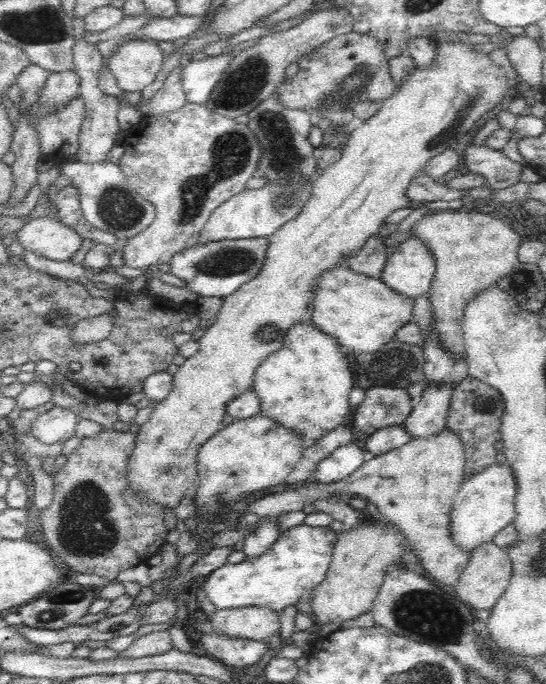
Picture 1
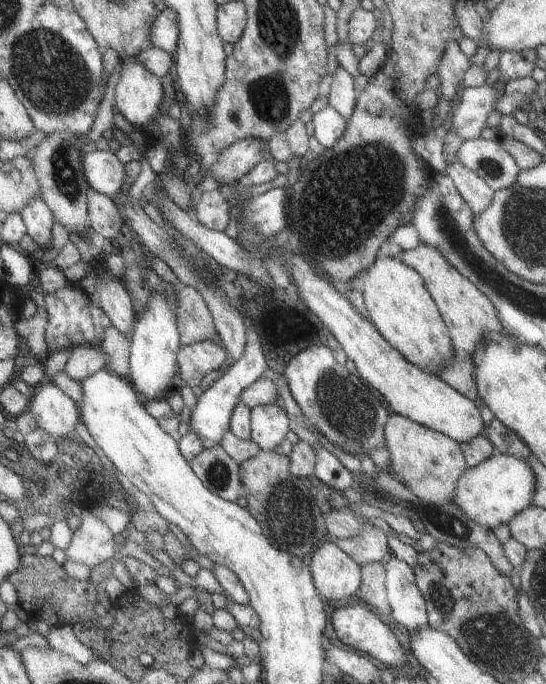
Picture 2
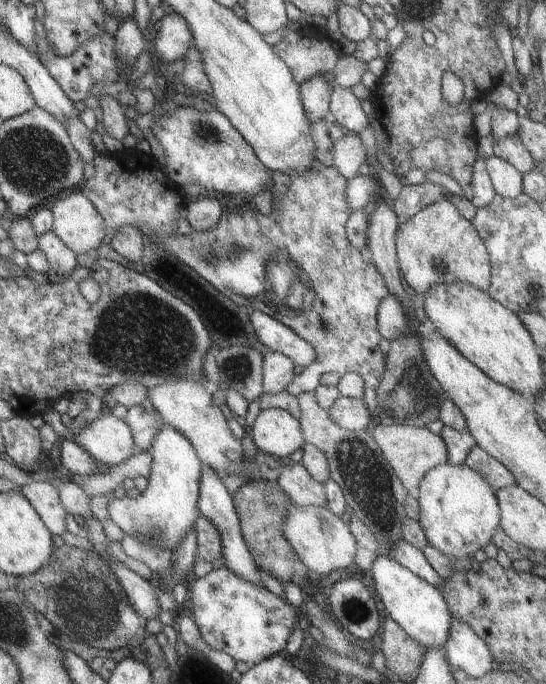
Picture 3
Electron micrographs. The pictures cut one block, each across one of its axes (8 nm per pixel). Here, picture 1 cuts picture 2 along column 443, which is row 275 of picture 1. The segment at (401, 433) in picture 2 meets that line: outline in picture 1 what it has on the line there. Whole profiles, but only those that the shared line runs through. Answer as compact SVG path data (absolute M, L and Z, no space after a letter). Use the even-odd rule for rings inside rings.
M470 208L431 211L413 224L410 233L429 248L436 261L429 299L439 341L453 356L465 356L461 327L464 308L480 290L495 286L500 278L519 264L517 252L521 235L502 221L502 216L491 214L489 209Z

